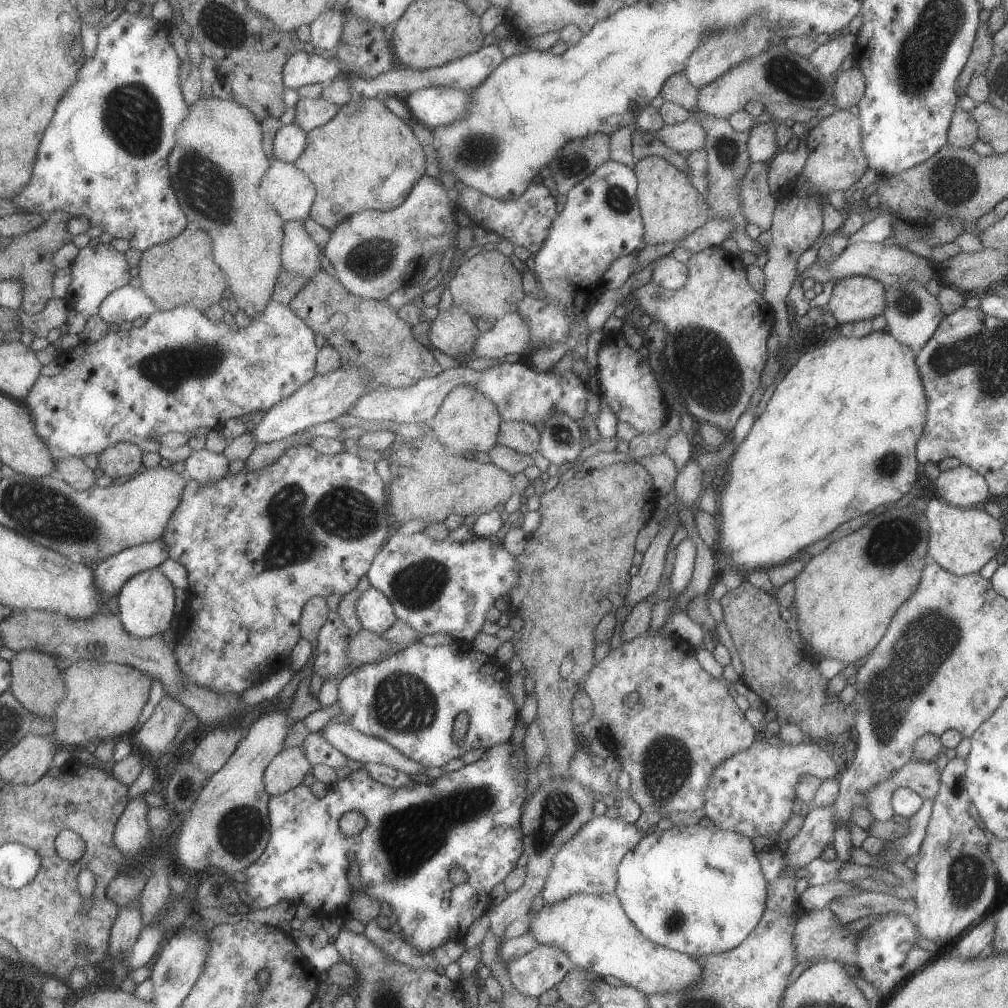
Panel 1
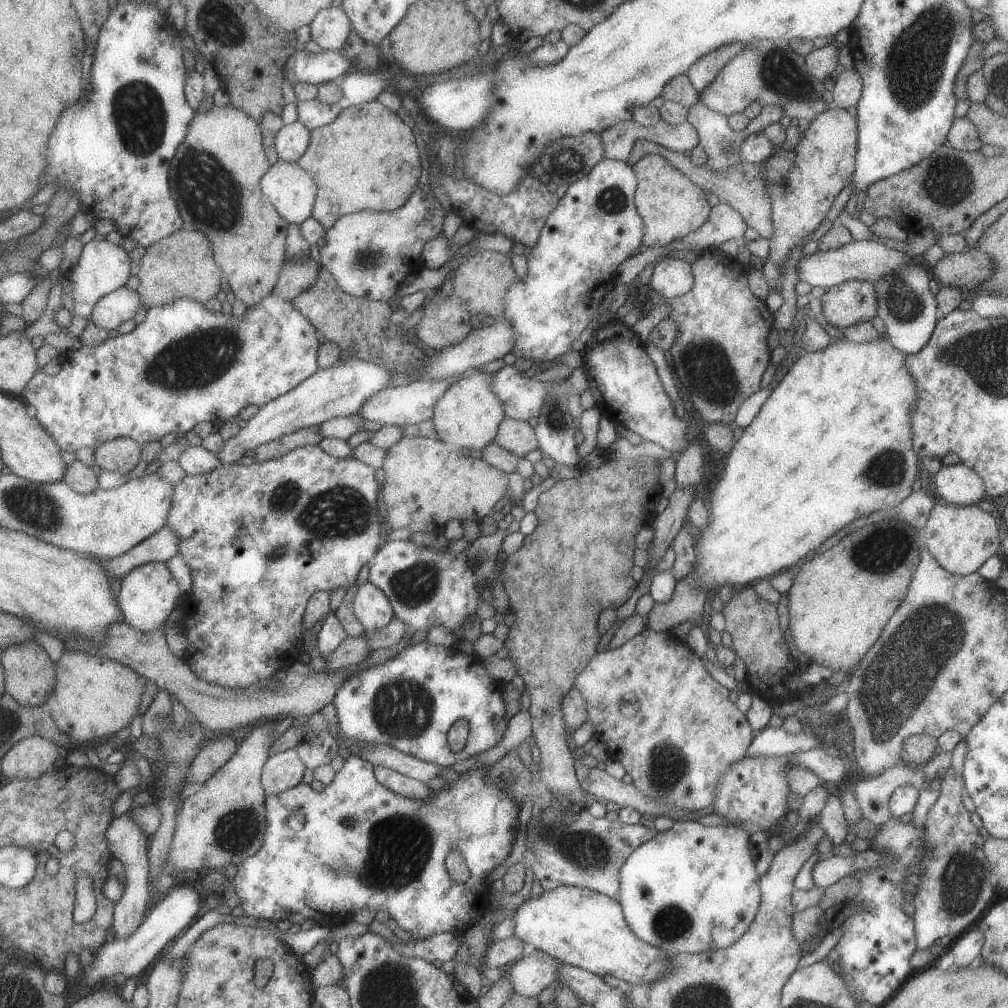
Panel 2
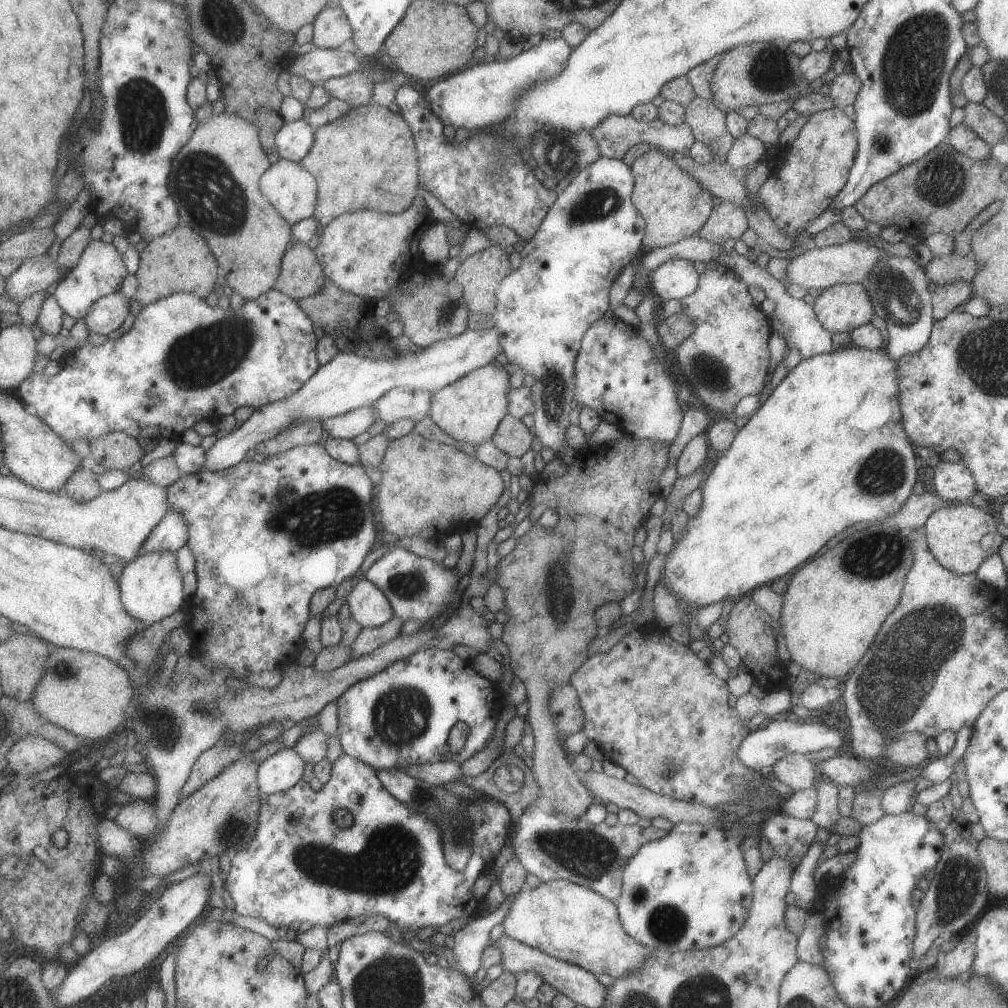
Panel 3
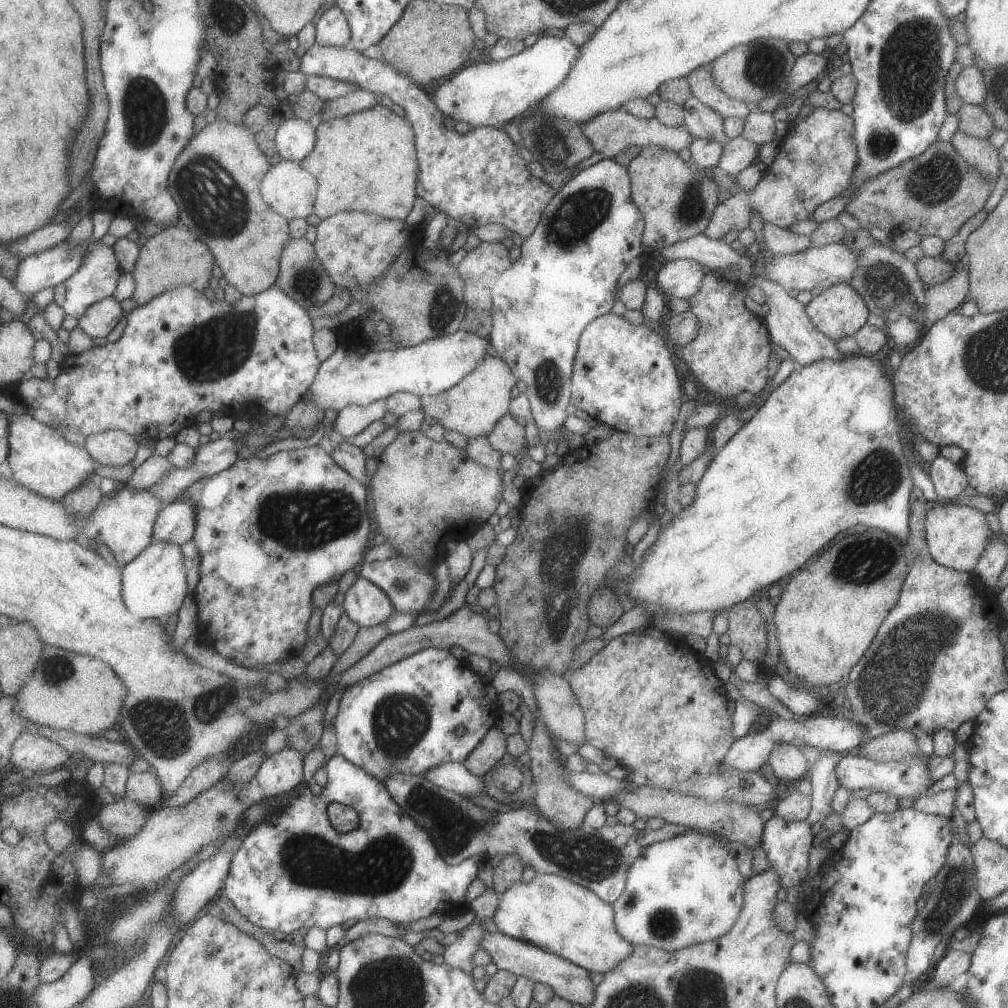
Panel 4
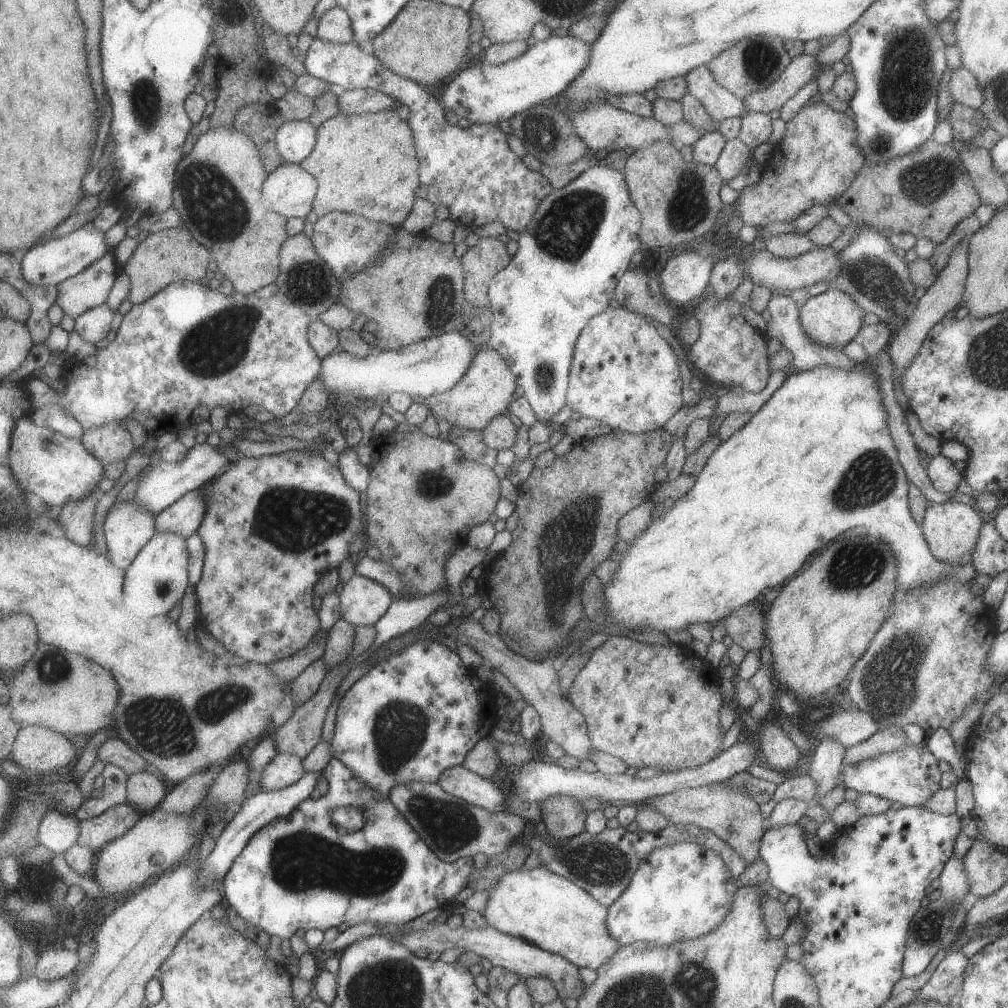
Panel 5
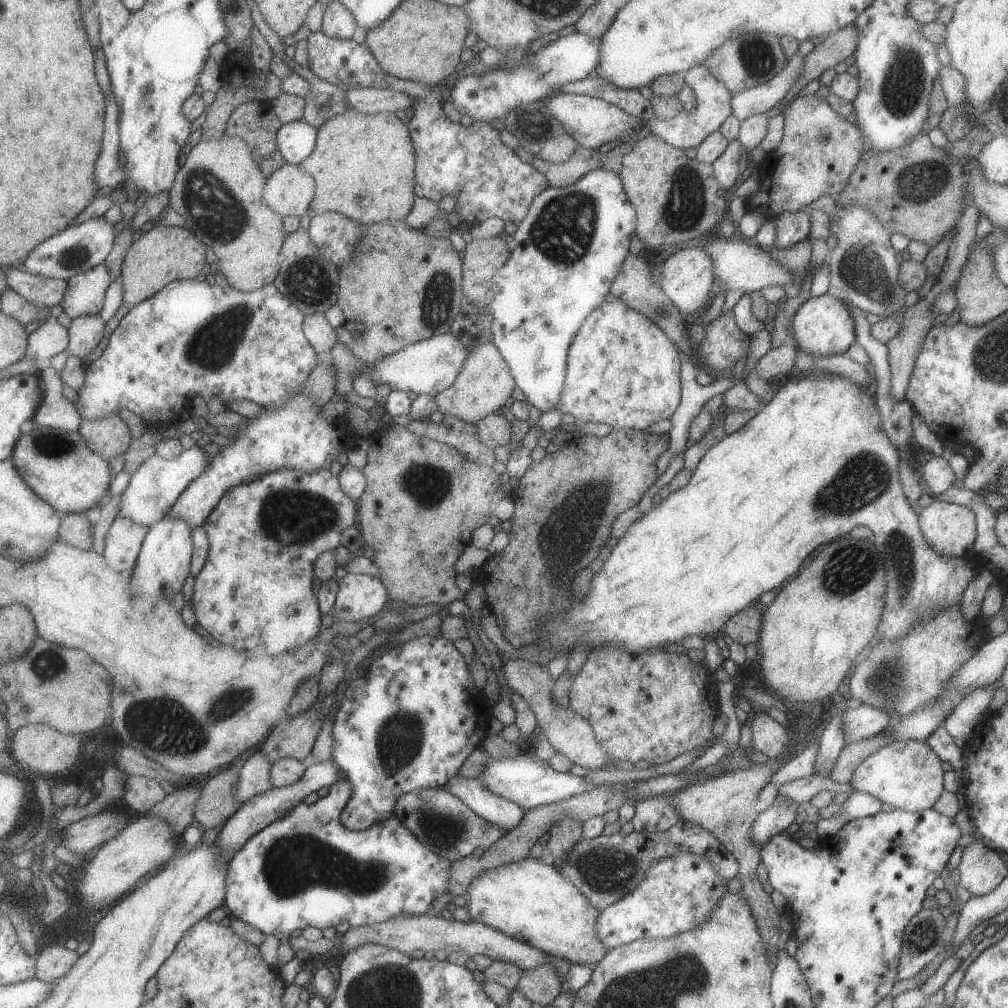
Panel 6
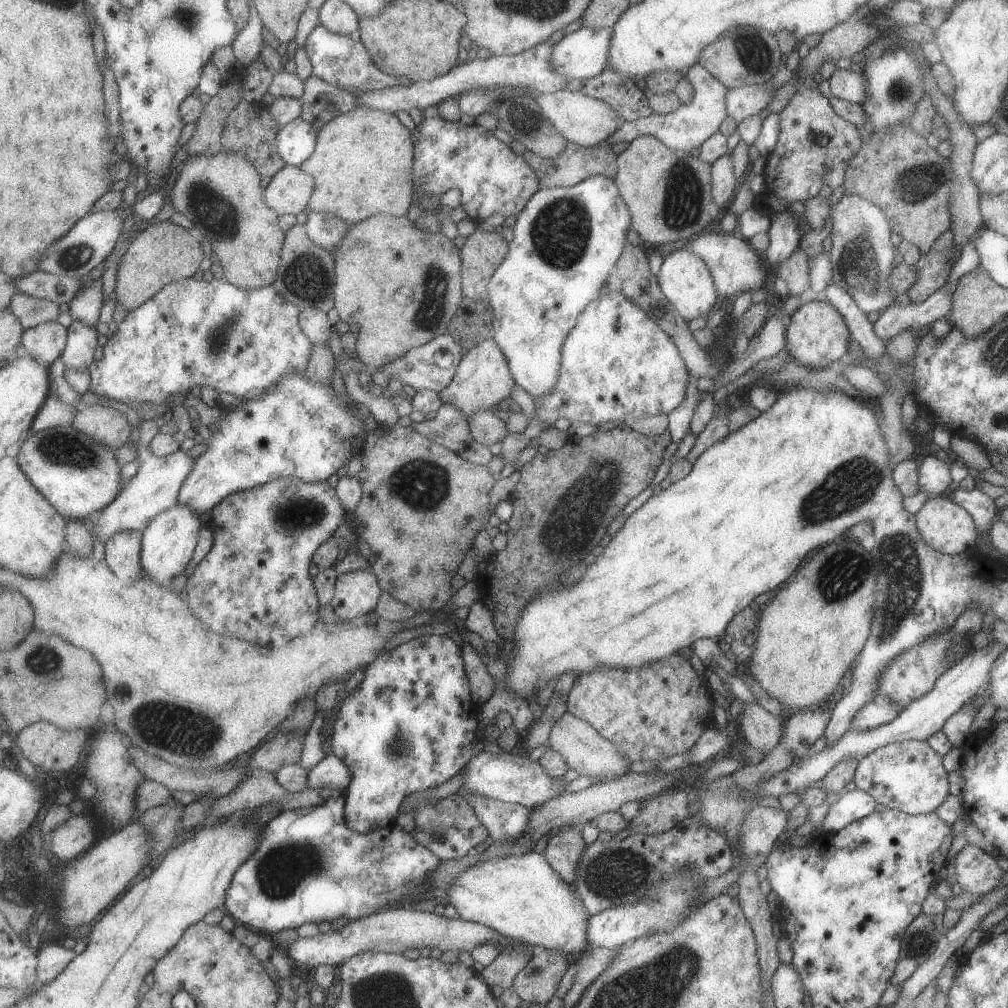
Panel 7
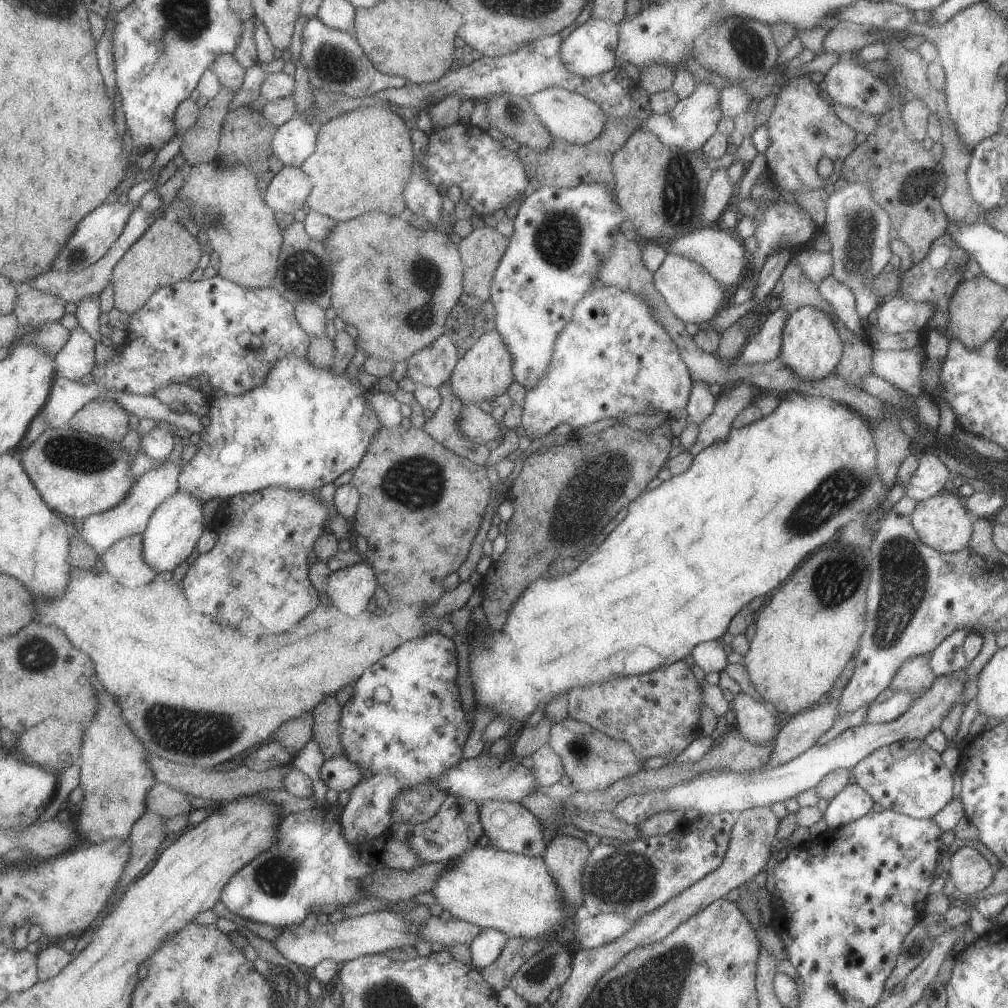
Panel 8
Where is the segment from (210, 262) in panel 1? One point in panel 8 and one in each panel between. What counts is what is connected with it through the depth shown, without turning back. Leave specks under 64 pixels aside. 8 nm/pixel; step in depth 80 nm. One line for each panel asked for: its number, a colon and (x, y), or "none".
2: (181, 264)
3: (178, 261)
4: (174, 257)
5: (170, 255)
6: (162, 255)
7: (162, 253)
8: (166, 253)

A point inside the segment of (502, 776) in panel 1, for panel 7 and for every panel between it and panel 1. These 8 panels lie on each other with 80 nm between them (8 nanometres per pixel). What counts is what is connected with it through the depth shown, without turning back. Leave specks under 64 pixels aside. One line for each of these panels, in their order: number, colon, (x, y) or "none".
2: (392, 859)
3: (300, 866)
4: (292, 868)
5: (301, 871)
6: (305, 869)
7: (308, 866)

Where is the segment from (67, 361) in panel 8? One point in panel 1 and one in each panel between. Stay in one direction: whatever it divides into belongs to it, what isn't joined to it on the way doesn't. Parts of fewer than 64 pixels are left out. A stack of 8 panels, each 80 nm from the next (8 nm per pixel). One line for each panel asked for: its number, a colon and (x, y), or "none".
1: (127, 303)
2: (120, 306)
3: (107, 314)
4: (100, 320)
5: (94, 325)
6: (86, 331)
7: (80, 353)

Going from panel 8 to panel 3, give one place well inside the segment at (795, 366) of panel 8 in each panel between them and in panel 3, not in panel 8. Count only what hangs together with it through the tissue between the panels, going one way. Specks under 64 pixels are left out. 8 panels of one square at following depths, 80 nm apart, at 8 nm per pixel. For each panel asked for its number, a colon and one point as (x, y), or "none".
3: (840, 308)
4: (838, 311)
5: (832, 318)
6: (823, 325)
7: (815, 337)

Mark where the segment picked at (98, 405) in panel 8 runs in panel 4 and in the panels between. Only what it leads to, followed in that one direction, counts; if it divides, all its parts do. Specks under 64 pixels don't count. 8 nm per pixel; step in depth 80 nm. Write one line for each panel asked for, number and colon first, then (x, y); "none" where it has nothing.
4: (114, 447)
5: (110, 443)
6: (110, 437)
7: (107, 426)

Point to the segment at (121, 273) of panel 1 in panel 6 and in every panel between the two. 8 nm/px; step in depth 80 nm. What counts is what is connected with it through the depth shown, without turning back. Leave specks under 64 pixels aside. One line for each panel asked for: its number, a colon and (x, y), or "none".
2: (104, 268)
3: (101, 271)
4: (99, 275)
5: (90, 288)
6: (85, 293)

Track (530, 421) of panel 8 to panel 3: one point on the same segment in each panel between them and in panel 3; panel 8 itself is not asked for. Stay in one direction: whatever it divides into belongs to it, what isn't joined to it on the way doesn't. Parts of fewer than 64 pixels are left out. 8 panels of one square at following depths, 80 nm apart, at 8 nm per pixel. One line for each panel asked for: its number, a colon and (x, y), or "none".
3: (615, 374)
4: (623, 375)
5: (623, 373)
6: (621, 370)
7: (616, 365)

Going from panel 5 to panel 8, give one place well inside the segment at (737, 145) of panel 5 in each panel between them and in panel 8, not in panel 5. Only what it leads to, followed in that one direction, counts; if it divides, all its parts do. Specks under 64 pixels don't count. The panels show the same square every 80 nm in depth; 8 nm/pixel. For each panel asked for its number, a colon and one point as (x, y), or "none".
6: (725, 171)
7: (723, 182)
8: (719, 190)

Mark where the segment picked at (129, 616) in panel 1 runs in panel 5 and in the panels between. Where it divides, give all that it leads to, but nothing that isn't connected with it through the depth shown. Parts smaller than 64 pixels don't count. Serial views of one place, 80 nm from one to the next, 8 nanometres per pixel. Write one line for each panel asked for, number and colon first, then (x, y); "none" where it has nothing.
2: (148, 596)
3: (151, 585)
4: (154, 585)
5: (155, 581)

